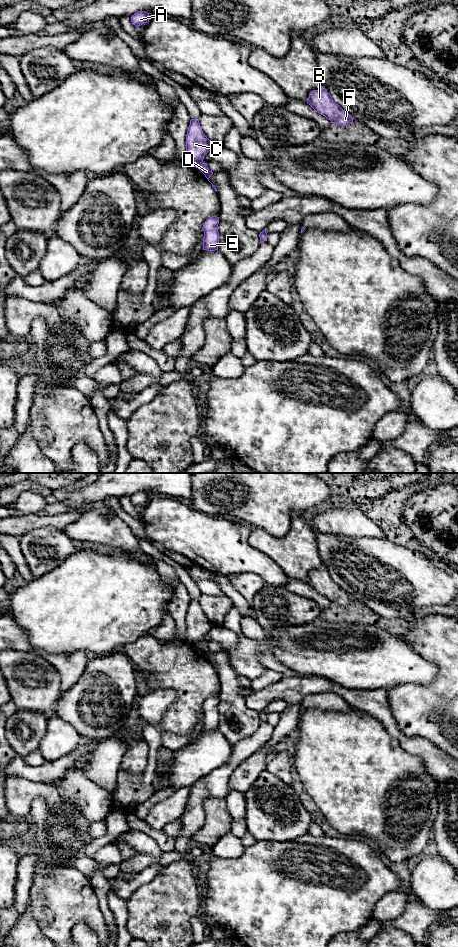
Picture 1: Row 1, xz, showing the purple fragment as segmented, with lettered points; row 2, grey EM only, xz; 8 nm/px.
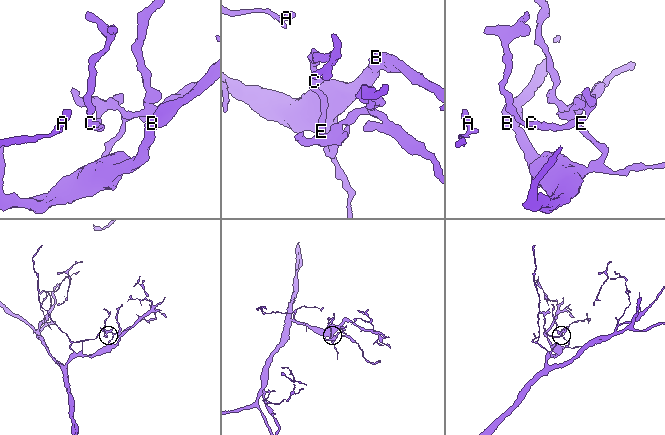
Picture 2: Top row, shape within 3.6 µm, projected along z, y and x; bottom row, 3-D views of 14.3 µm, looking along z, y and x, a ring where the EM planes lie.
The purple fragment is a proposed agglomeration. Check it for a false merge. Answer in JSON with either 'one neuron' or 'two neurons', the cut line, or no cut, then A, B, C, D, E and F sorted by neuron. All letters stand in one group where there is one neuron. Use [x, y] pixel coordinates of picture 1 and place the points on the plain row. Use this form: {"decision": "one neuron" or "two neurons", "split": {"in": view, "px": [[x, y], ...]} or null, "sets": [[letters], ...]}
{"decision": "two neurons", "split": {"in": "xz", "px": [[265, 711], [260, 712]]}, "sets": [["A", "B", "F"], ["C", "D", "E"]]}

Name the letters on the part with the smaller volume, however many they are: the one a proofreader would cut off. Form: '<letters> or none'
C, D, E

